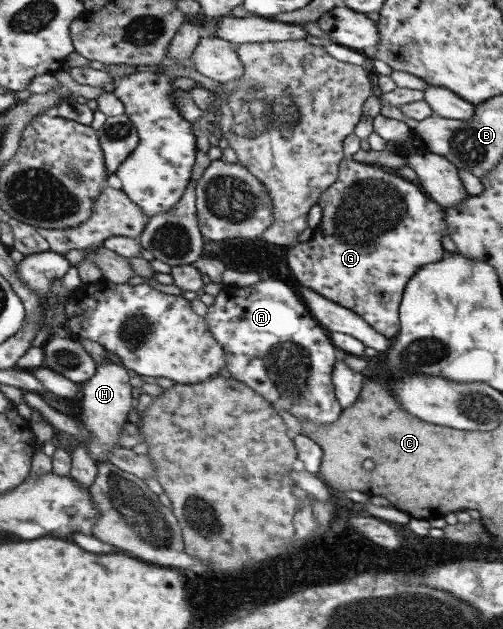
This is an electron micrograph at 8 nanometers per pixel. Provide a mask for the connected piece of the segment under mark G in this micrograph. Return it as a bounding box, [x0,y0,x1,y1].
[287,158,448,340]

